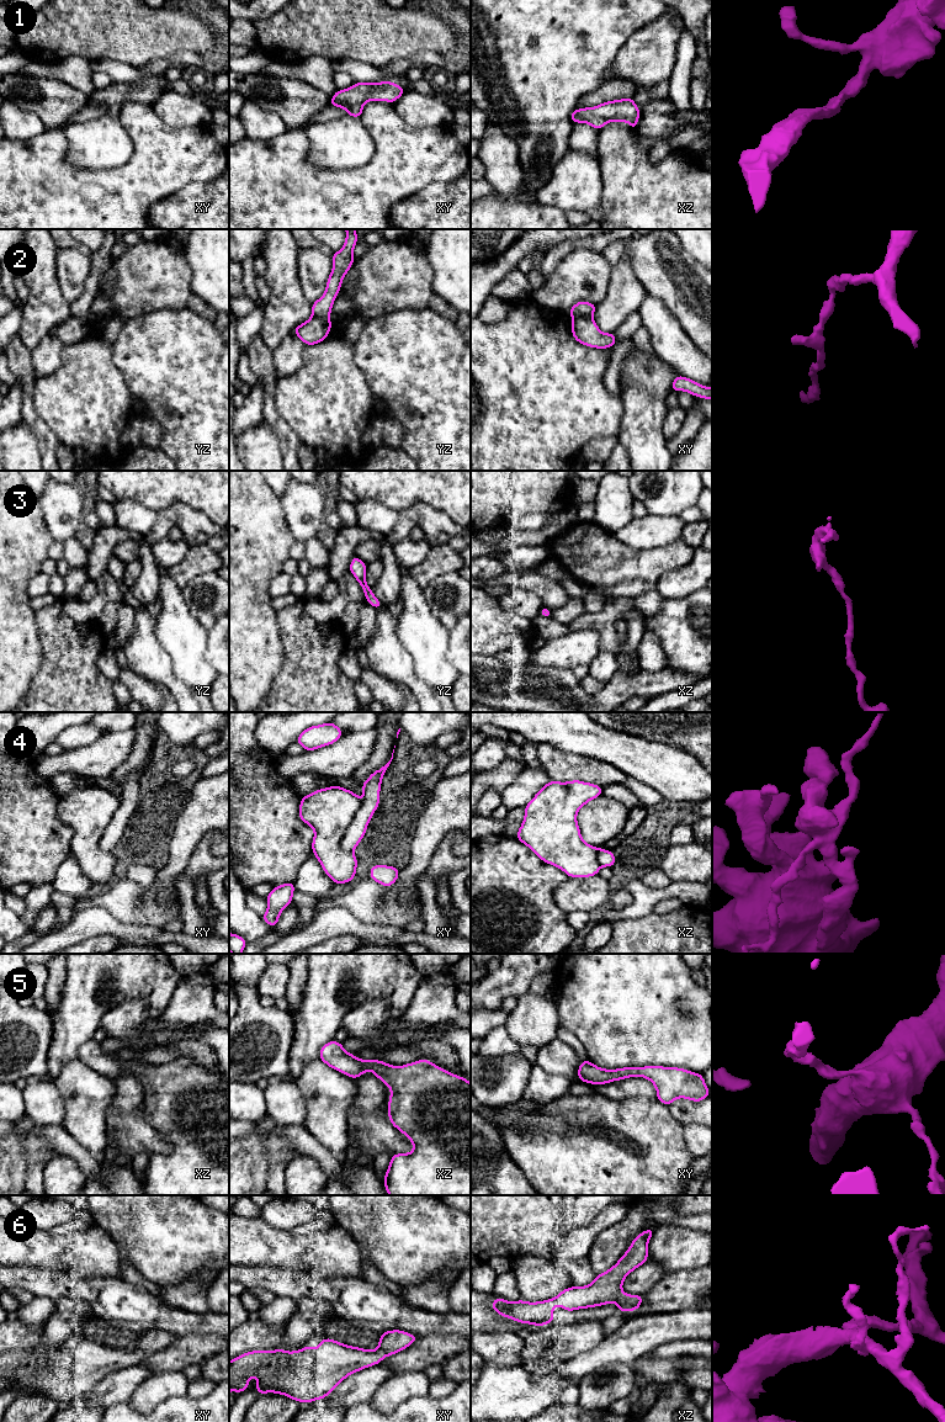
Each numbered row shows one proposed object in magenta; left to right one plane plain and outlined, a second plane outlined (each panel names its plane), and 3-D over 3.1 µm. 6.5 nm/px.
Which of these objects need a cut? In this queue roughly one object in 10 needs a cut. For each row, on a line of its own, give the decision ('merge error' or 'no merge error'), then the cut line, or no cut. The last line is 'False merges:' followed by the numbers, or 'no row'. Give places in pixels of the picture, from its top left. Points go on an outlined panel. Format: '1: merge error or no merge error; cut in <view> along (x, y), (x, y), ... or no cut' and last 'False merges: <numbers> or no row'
1: no merge error; no cut
2: merge error; cut in xy along (590, 316), (572, 318)
3: no merge error; no cut
4: no merge error; no cut
5: no merge error; no cut
6: no merge error; no cut
False merges: 2

